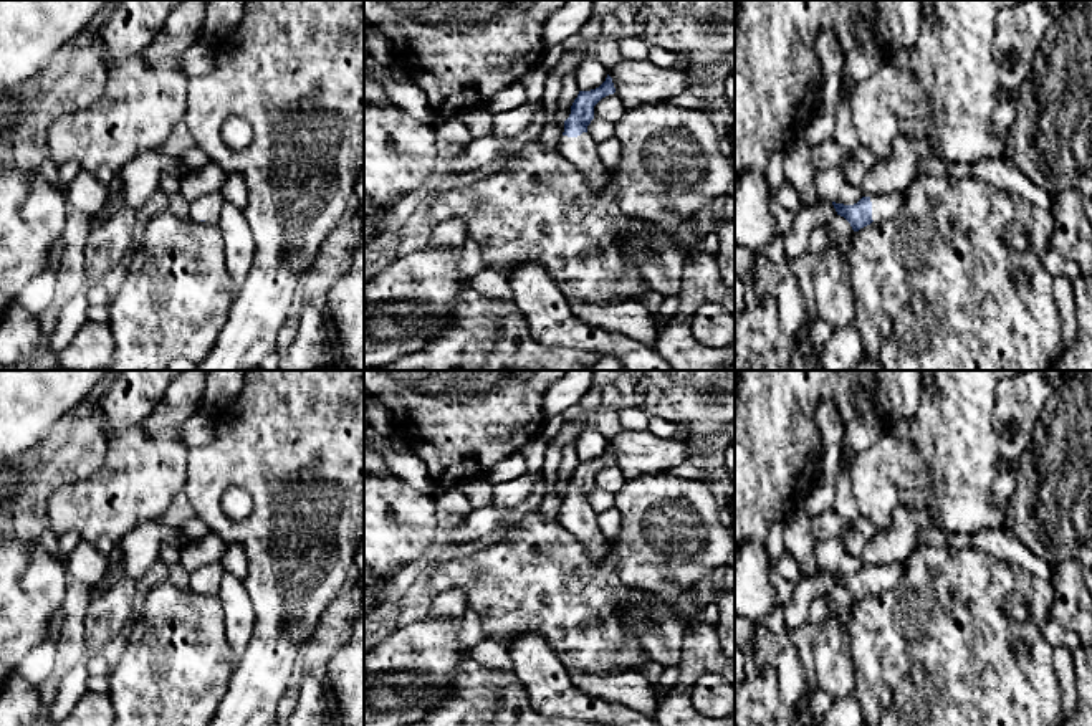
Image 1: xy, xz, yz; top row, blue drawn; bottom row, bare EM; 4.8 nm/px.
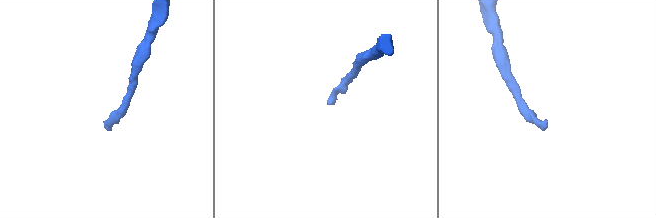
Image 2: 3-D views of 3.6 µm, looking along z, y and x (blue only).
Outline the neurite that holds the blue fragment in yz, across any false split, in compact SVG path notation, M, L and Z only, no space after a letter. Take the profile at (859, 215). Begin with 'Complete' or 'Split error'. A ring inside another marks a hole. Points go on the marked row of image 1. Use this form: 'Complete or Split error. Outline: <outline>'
Split error. Outline: M907 189L897 193L862 197L854 205L832 202L837 215L844 217L854 232L870 225L872 222L885 222L900 212Z

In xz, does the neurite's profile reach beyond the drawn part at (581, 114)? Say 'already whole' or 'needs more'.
needs more

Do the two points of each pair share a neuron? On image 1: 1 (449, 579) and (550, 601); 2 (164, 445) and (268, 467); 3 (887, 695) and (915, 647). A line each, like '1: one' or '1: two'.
1: one
2: two
3: one

